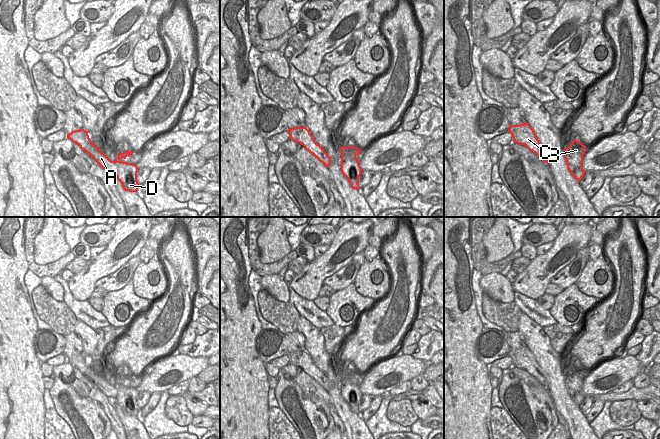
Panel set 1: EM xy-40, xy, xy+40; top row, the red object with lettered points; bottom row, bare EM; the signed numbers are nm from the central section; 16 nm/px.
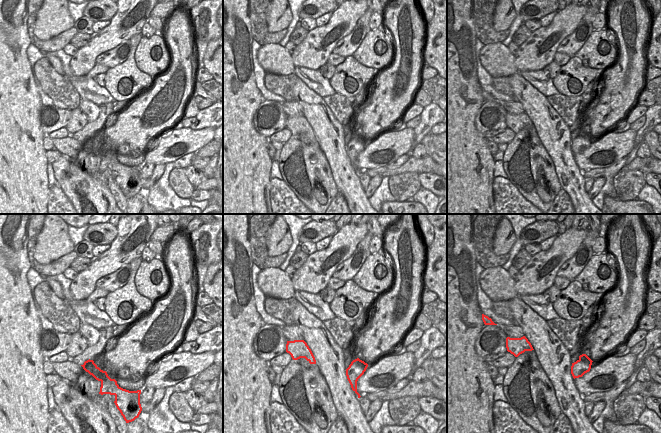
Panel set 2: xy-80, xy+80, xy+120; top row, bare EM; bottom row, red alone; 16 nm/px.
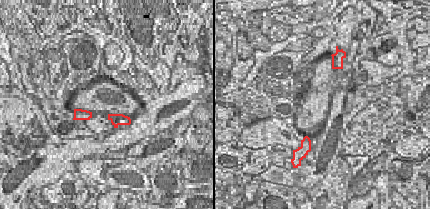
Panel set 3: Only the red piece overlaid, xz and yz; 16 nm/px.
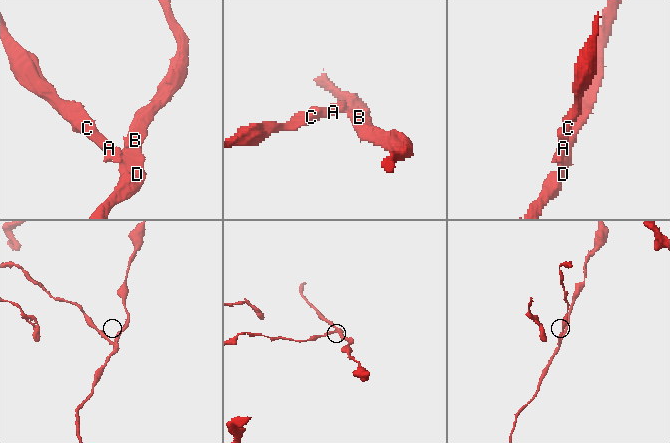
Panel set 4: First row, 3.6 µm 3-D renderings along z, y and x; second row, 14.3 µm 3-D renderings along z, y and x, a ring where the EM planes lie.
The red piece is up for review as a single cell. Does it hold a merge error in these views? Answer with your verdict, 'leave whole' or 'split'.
split

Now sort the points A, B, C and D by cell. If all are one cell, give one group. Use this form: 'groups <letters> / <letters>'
groups A B D / C

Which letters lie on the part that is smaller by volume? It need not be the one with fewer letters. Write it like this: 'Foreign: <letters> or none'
Foreign: C

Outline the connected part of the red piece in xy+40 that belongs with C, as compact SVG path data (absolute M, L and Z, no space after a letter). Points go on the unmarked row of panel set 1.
M527 346L521 349L510 348L508 356L512 358L514 367L524 369L532 376L537 372L544 372Z

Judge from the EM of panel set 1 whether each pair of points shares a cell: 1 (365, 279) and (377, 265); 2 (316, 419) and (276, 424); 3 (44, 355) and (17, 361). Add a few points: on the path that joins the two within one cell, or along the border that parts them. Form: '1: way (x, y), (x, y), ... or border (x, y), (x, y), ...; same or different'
1: way (368, 276), (374, 268); same
2: border (279, 407), (295, 428); different
3: border (34, 334), (34, 354), (40, 362); different

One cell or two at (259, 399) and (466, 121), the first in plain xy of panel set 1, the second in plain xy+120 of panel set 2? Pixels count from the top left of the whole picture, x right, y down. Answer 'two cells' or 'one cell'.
one cell

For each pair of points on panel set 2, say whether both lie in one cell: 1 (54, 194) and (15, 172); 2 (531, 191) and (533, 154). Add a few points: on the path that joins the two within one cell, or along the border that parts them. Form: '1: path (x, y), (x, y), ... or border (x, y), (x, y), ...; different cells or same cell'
1: border (50, 186), (47, 203); different cells
2: path (531, 182), (531, 163); same cell

